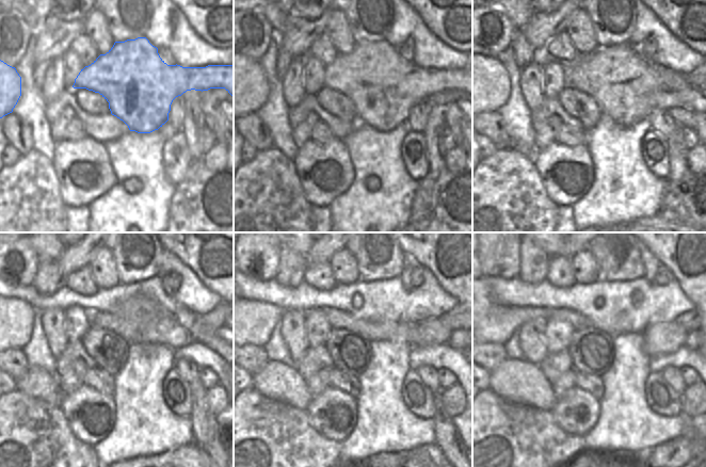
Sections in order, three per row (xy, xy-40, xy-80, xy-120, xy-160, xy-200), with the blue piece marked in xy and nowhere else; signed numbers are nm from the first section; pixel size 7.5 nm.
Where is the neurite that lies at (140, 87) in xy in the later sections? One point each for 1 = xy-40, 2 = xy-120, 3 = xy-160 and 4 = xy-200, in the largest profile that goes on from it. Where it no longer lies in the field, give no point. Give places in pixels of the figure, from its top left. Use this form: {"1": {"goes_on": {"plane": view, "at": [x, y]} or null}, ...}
{"1": {"goes_on": {"plane": "xy-40", "at": [383, 86]}}, "2": {"goes_on": {"plane": "xy-120", "at": [141, 327]}}, "3": {"goes_on": {"plane": "xy-160", "at": [404, 333]}}, "4": {"goes_on": {"plane": "xy-200", "at": [497, 326]}}}

